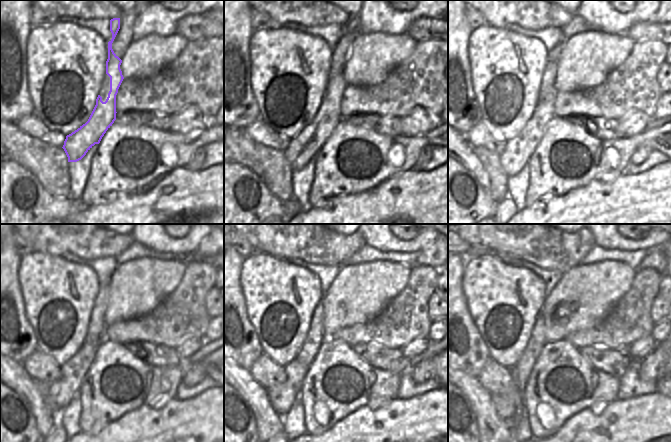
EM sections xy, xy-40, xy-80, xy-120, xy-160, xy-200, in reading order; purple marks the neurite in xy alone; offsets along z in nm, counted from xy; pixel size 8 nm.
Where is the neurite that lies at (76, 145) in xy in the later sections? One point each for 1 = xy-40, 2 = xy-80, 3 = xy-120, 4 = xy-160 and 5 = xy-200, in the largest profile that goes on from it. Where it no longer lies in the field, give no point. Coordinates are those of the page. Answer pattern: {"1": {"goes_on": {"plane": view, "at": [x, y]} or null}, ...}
{"1": {"goes_on": {"plane": "xy-40", "at": [302, 148]}}, "2": {"goes_on": {"plane": "xy-80", "at": [515, 157]}}, "3": {"goes_on": {"plane": "xy-120", "at": [63, 390]}}, "4": {"goes_on": {"plane": "xy-160", "at": [282, 397]}}, "5": {"goes_on": {"plane": "xy-200", "at": [504, 406]}}}

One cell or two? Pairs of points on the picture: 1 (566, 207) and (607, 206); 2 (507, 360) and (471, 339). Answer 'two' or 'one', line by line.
1: one
2: two

